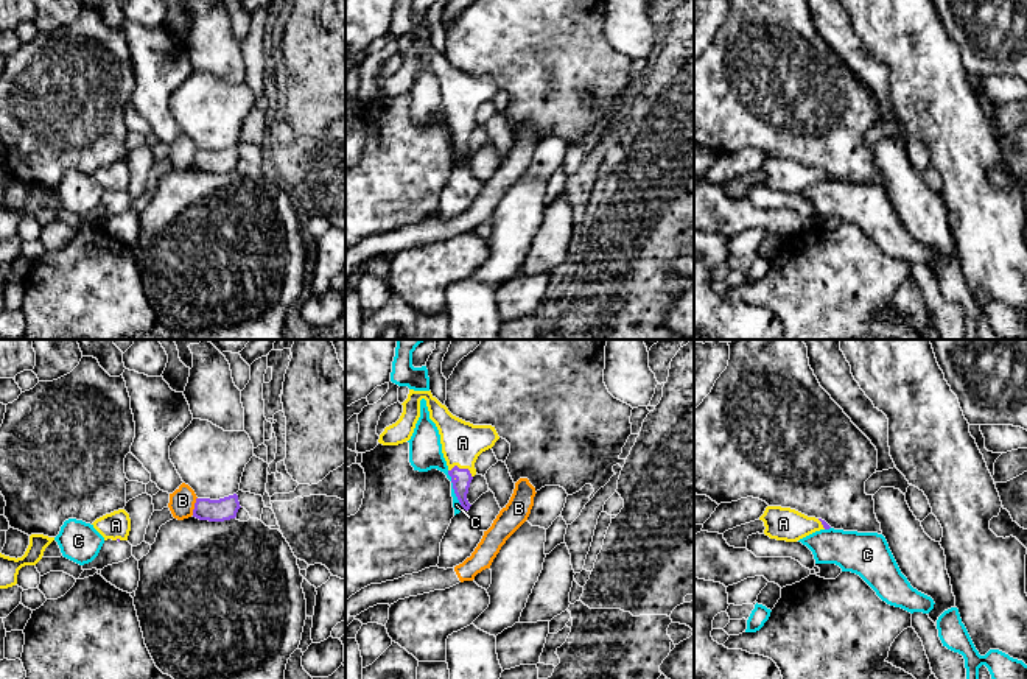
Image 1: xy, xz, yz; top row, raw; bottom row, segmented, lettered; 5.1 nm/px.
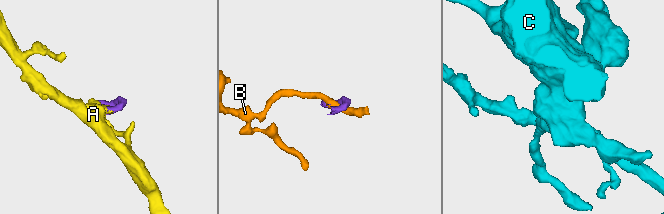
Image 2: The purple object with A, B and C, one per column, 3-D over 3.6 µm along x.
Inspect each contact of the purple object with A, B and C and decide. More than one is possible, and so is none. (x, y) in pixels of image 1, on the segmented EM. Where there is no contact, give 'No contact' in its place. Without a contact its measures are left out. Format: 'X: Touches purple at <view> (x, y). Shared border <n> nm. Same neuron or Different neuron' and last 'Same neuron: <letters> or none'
A: Touches purple at xz (462, 469). Shared border 130 nm. Same neuron
B: Touches purple at xy (195, 506). Shared border 100 nm. Different neuron
C: Touches purple at xz (453, 488). Shared border 220 nm. Different neuron
Same neuron: A

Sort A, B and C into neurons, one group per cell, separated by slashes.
A / B / C

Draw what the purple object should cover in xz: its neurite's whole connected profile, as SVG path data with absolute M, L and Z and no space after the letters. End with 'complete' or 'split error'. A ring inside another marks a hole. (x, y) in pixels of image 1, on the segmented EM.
M409 389L408 399L401 403L403 413L400 419L384 428L378 439L380 444L398 445L411 439L420 417L422 399L426 400L429 419L439 430L442 453L448 466L454 494L462 509L468 511L471 505L467 500L467 494L476 475L475 463L482 452L495 445L499 436L492 425L473 425L453 416L431 391Z | split error

